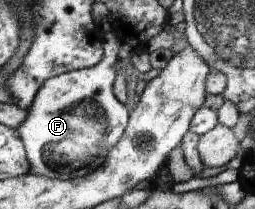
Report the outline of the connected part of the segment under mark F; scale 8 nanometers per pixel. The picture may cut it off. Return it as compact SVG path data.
M108 31L102 62L89 69L49 78L42 85L26 120L16 129L29 160L28 174L67 181L81 173L93 173L105 165L110 151L129 126L129 112L123 102L118 102L113 89L121 42L116 32Z

